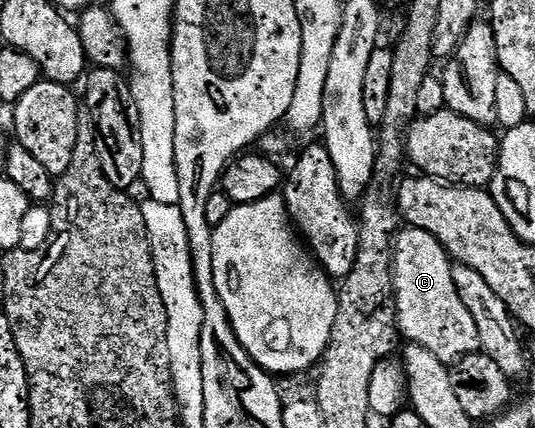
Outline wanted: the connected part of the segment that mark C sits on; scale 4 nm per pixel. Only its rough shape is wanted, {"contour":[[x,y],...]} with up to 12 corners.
{"contour":[[420,228],[395,238],[404,341],[451,366],[480,351],[446,248]]}

